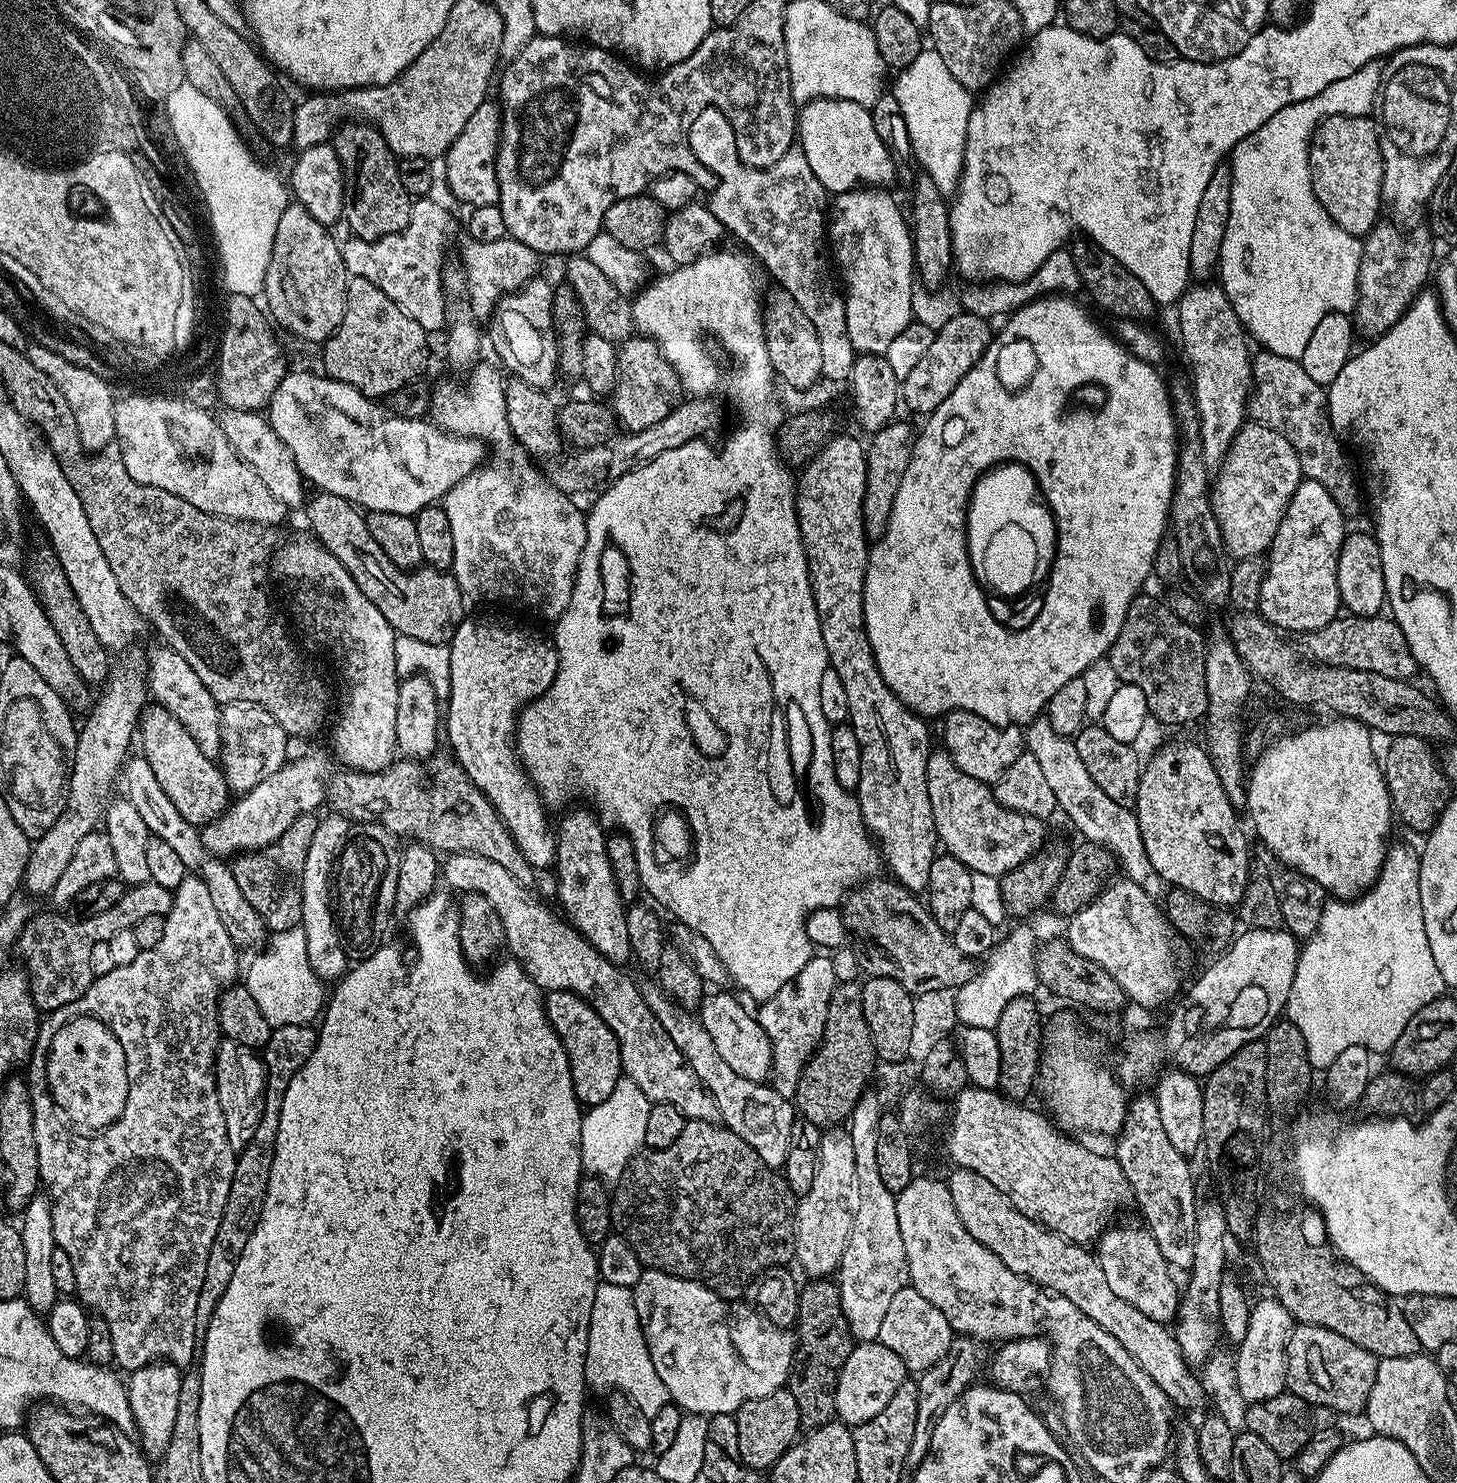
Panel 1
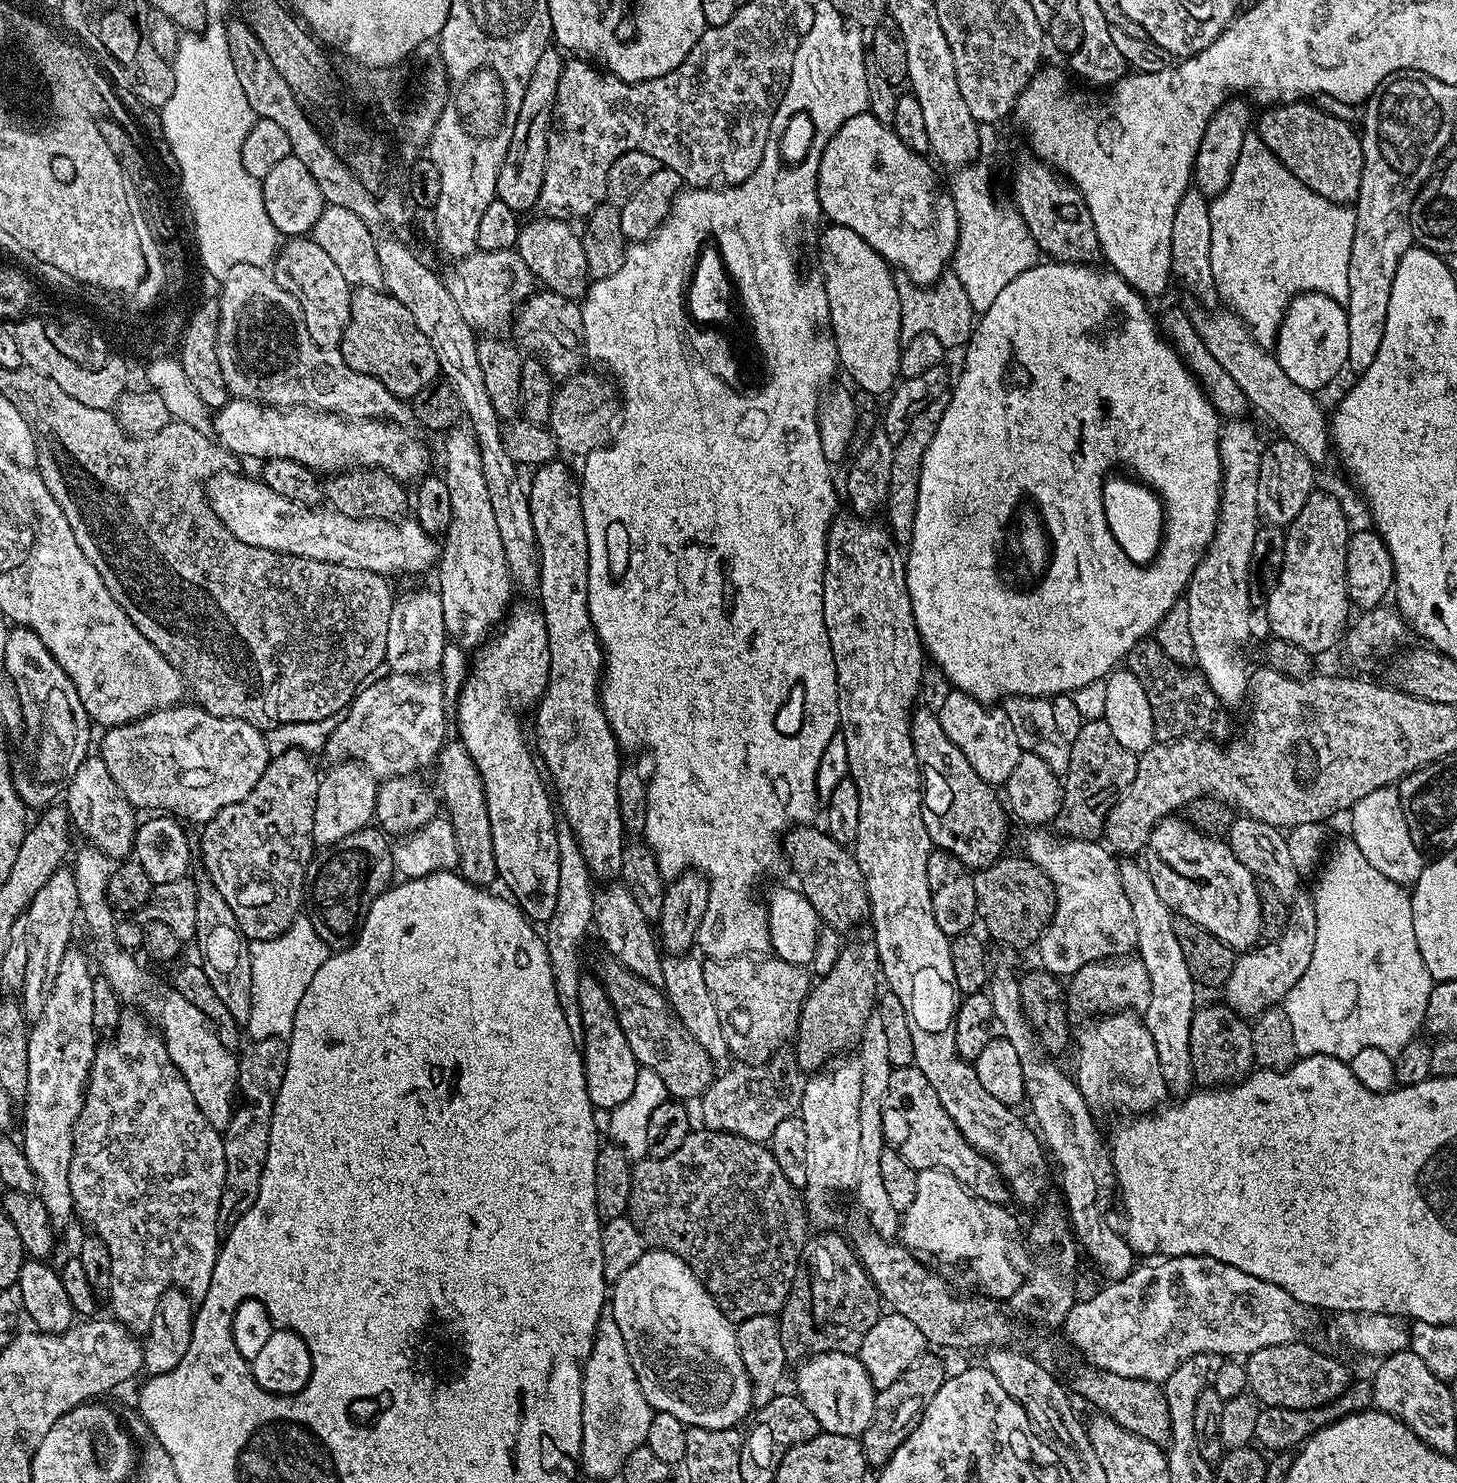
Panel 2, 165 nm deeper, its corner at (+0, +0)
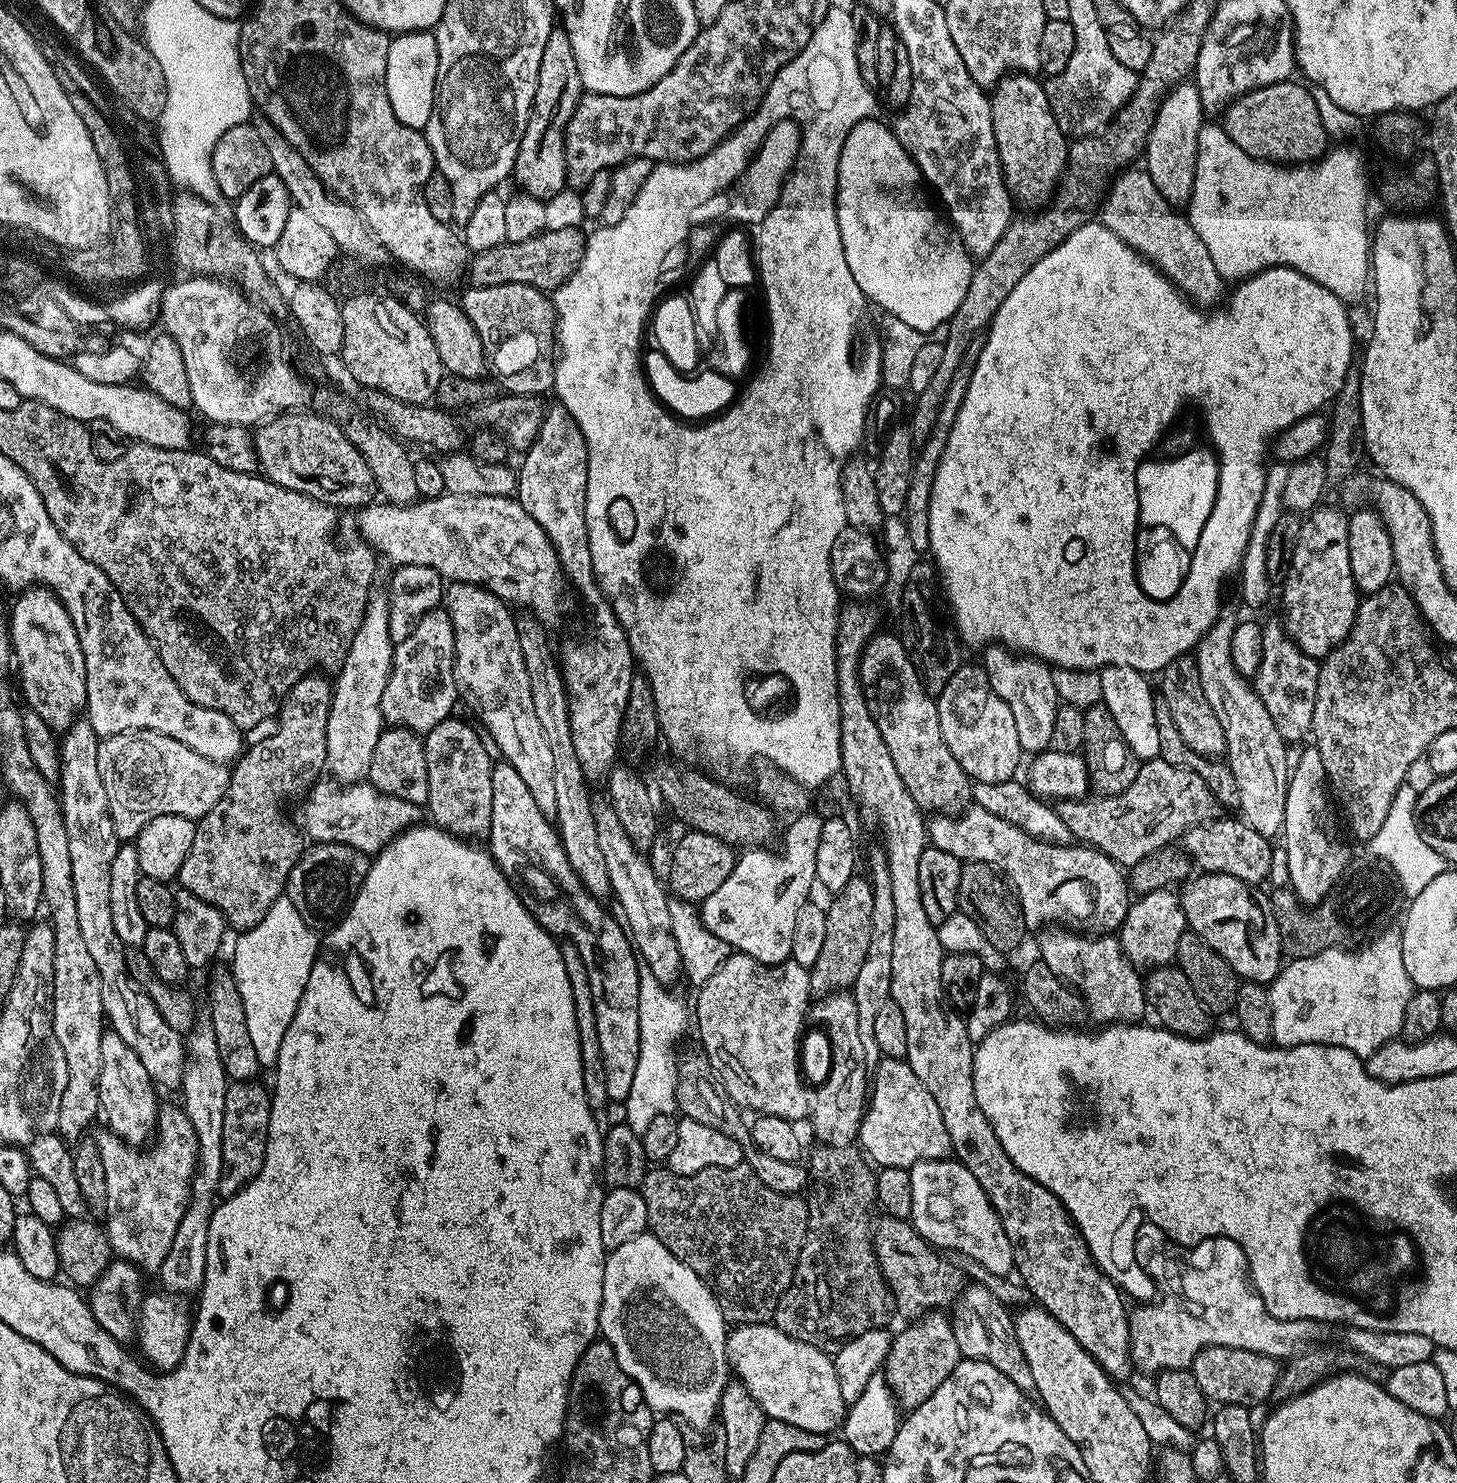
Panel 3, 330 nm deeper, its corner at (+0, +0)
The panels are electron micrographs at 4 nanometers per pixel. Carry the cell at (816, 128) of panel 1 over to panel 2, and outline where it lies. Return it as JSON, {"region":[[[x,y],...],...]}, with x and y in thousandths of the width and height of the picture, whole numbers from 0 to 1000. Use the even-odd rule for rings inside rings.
{"region":[[[594,75],[590,78],[581,81],[568,94],[568,98],[564,101],[564,107],[561,112],[561,120],[560,121],[563,144],[566,146],[569,146],[568,148],[570,150],[577,151],[583,155],[586,155],[586,158],[591,159],[609,178],[615,182],[618,181],[623,185],[623,188],[629,193],[639,193],[642,192],[646,185],[653,179],[653,172],[656,170],[656,164],[658,163],[658,142],[655,142],[653,129],[648,128],[648,129],[644,129],[642,127],[642,116],[636,109],[637,108],[633,105],[628,103],[627,101],[623,100],[619,94],[614,90],[613,86],[603,82],[603,80],[600,80],[596,75]]]}

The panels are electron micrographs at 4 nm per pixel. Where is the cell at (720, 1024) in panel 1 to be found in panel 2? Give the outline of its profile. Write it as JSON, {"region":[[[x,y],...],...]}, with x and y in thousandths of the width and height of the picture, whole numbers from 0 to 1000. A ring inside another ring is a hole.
{"region":[[[475,643],[455,645],[453,650],[454,668],[458,672],[458,677],[463,682],[465,688],[476,700],[476,703],[479,703],[479,705],[482,705],[482,708],[485,708],[485,711],[487,711],[489,715],[494,716],[501,709],[500,699],[497,690],[493,686],[492,674],[483,666],[483,650],[478,648],[476,645]]]}

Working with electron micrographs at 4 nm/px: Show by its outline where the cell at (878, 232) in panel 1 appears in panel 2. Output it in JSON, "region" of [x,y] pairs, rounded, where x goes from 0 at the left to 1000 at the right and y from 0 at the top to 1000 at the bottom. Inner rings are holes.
{"region":[[[569,150],[568,154],[563,159],[563,183],[567,204],[568,204],[568,218],[571,223],[571,229],[574,231],[574,239],[577,249],[582,250],[582,254],[591,264],[604,268],[612,265],[618,254],[618,194],[612,185],[613,181],[591,159],[586,158],[577,151]]]}

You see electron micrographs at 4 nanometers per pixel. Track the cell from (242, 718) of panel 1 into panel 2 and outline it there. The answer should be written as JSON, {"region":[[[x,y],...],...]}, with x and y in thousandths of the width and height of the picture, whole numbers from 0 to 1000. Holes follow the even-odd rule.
{"region":[[[137,476],[126,477],[111,477],[97,486],[73,492],[69,499],[67,509],[71,512],[81,533],[92,546],[104,545],[102,546],[109,546],[139,557],[150,549],[150,546],[166,541],[169,535],[177,530],[177,525],[180,525],[185,512],[184,500],[182,494],[172,487],[148,483]]]}

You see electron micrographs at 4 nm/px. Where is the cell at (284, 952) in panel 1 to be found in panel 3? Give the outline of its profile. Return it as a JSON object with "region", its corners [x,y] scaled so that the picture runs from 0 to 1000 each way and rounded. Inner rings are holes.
{"region":[[[193,603],[184,612],[183,619],[180,619],[177,624],[167,626],[163,631],[165,632],[159,639],[158,655],[165,671],[170,697],[174,703],[177,716],[179,721],[187,722],[189,719],[194,700],[196,700],[196,695],[205,681],[207,668],[210,668],[210,662],[213,662],[213,654],[221,637],[218,626],[207,622],[207,616],[205,616],[196,603]]]}

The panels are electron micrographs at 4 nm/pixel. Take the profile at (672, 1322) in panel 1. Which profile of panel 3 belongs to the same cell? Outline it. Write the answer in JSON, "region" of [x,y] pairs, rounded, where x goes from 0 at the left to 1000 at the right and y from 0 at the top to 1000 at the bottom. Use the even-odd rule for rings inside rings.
{"region":[[[441,831],[432,837],[419,842],[415,848],[413,881],[411,900],[417,904],[424,916],[424,921],[441,937],[442,945],[450,953],[461,953],[481,964],[489,962],[494,951],[494,943],[501,933],[498,891],[489,869],[476,859],[447,831]]]}

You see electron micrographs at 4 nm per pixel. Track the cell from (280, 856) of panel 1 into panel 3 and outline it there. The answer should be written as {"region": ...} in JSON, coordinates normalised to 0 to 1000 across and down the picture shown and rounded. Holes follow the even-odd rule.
{"region":[[[212,454],[208,456],[202,463],[198,465],[196,469],[194,475],[192,476],[190,485],[190,492],[188,495],[181,498],[176,502],[170,503],[169,506],[161,513],[161,517],[159,519],[156,525],[156,532],[155,535],[152,535],[152,538],[146,544],[141,550],[138,550],[135,556],[135,562],[133,562],[133,568],[130,570],[130,576],[128,576],[128,581],[125,581],[125,587],[122,591],[122,596],[126,601],[133,603],[136,606],[139,606],[139,608],[144,608],[144,611],[147,611],[154,618],[154,622],[157,626],[167,627],[177,624],[177,622],[180,622],[180,619],[183,619],[183,614],[191,605],[196,601],[198,595],[198,590],[199,587],[202,587],[202,584],[205,581],[207,577],[207,571],[206,572],[206,566],[207,564],[205,560],[203,561],[199,556],[195,554],[195,550],[192,548],[192,541],[197,537],[205,537],[207,535],[211,535],[211,532],[217,528],[218,525],[223,520],[225,512],[224,511],[224,490],[225,489],[225,479],[228,475],[228,465],[229,463],[229,459],[225,459],[222,454]]]}

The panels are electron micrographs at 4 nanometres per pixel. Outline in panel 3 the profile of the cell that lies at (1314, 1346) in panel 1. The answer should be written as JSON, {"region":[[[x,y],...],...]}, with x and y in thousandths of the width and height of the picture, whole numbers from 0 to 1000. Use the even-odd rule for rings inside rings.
{"region":[[[844,908],[826,909],[818,916],[817,920],[819,932],[822,932],[826,942],[835,948],[838,947],[860,948],[859,947],[866,946],[868,943],[870,945],[878,931],[879,923],[875,914],[863,913],[861,910],[850,910]]]}

